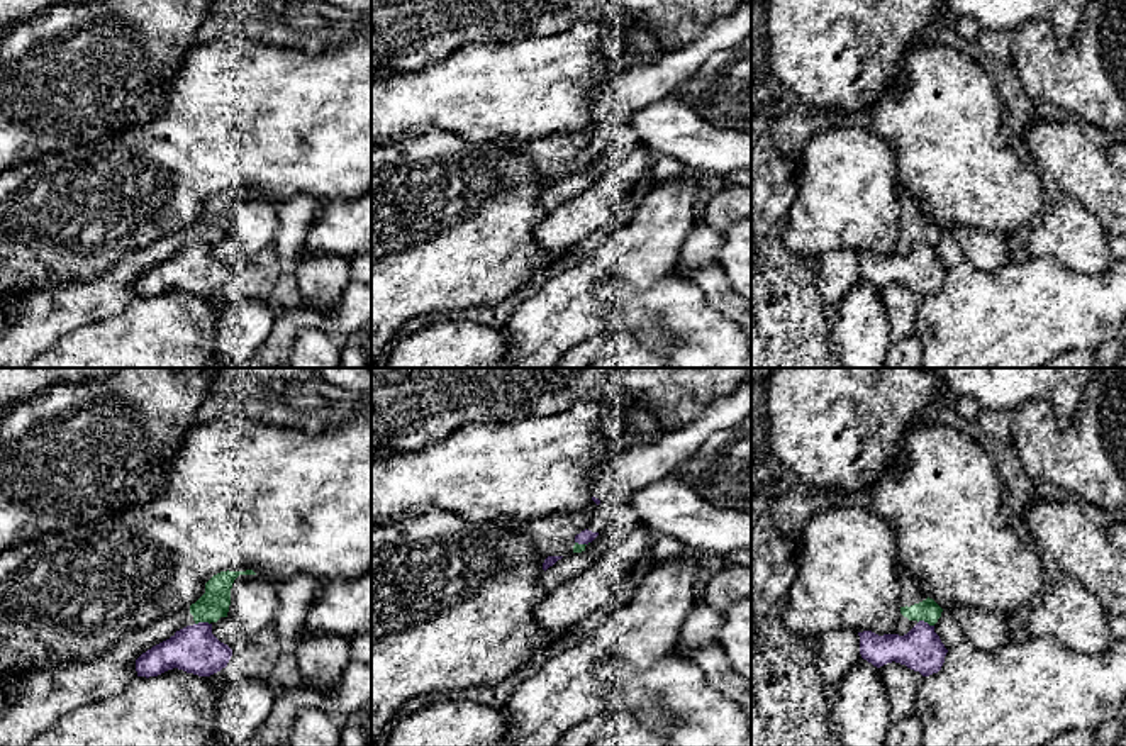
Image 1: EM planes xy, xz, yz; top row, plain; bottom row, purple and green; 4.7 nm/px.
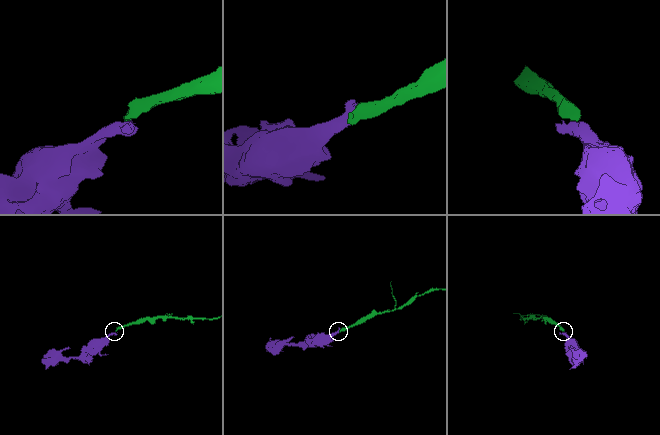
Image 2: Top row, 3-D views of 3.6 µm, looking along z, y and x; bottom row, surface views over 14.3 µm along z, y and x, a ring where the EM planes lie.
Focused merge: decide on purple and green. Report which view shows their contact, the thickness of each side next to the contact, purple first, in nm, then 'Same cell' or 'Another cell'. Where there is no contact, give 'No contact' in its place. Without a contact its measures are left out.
Touches purple in yz. Thickness 200 nm (purple) against 110 nm. Another cell

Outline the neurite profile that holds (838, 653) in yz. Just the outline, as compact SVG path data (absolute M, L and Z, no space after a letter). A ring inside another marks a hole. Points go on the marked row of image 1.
M836 629L819 636L816 666L824 683L838 685L861 660L856 631Z

